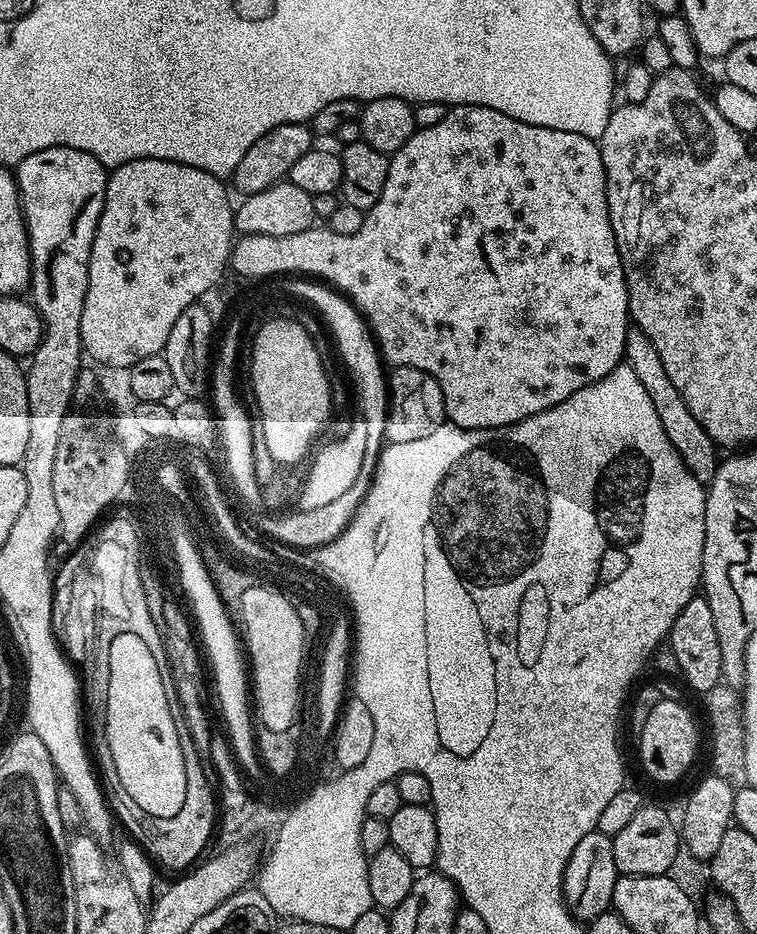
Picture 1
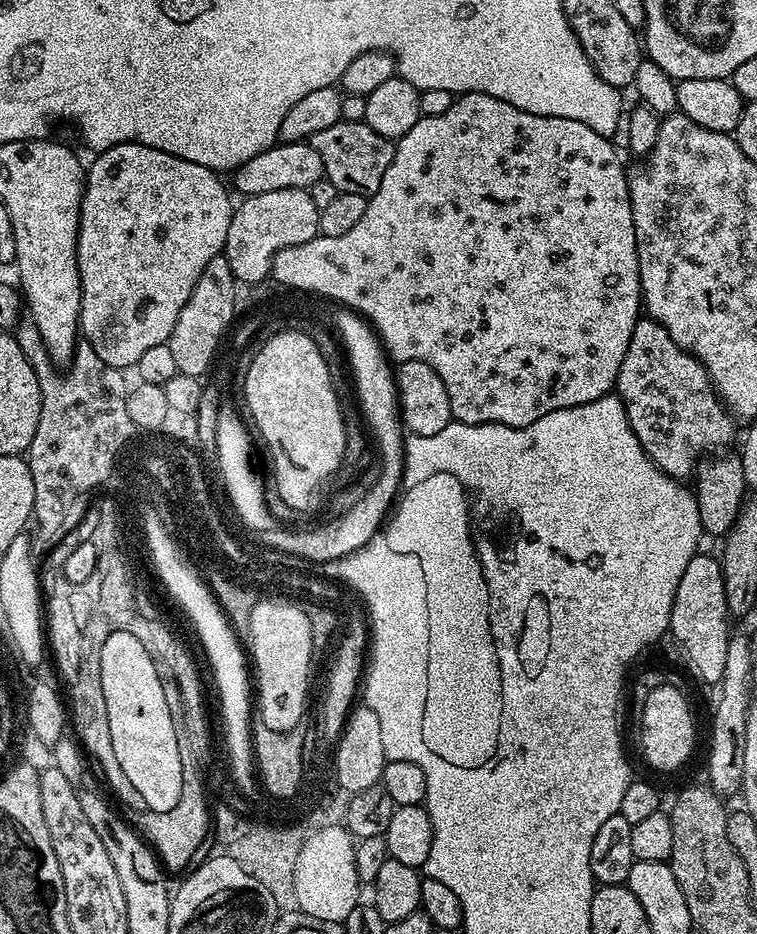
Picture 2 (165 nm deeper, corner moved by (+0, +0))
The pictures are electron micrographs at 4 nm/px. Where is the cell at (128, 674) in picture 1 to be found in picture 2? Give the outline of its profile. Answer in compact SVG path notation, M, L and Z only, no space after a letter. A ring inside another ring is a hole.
M124 630L105 635L102 640L98 649L100 669L104 671L102 695L106 697L112 740L116 740L116 756L120 756L120 764L132 776L141 803L148 800L148 805L168 805L175 800L176 792L180 792L180 760L176 760L176 740L172 740L168 708L164 708L156 672L148 664L147 643Z

